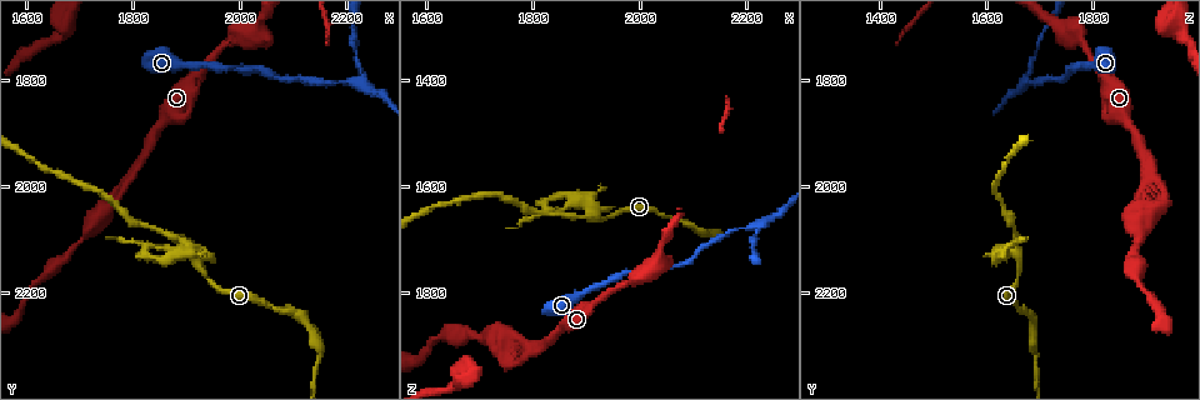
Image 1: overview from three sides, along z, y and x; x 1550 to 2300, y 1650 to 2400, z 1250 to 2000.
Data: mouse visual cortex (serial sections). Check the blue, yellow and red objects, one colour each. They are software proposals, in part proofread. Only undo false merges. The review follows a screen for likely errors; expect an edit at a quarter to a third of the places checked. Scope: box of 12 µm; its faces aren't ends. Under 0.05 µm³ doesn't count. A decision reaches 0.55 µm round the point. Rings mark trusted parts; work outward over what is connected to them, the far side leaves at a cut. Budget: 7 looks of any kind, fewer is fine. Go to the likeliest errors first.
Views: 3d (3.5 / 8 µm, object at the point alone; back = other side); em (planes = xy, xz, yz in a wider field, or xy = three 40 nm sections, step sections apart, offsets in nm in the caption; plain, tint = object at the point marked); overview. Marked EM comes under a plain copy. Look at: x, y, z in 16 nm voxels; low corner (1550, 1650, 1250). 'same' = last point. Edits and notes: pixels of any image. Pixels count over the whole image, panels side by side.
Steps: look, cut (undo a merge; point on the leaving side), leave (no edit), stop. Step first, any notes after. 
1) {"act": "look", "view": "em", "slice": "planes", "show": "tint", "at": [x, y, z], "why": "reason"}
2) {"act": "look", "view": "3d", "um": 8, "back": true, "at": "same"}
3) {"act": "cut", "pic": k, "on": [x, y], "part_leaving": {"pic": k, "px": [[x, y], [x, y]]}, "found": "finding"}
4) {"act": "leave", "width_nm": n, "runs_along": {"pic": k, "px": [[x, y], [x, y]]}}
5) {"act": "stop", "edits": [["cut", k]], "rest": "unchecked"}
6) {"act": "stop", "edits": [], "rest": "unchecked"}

{"act": "look", "view": "3d", "um": 8, "at": [1910, 2120, 1660], "why": "three arms meet"}

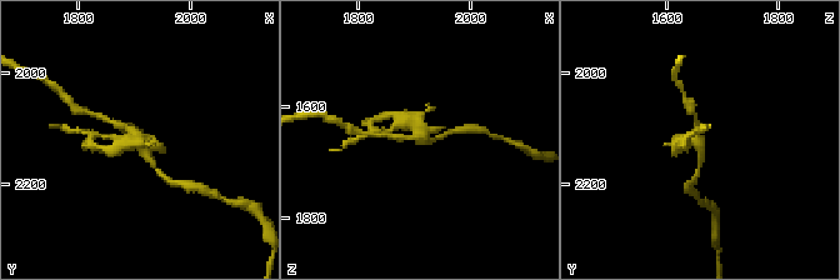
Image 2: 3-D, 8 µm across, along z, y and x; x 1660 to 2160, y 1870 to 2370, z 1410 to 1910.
{"act": "look", "view": "3d", "um": 3.5, "at": [1905, 2120, 1655]}

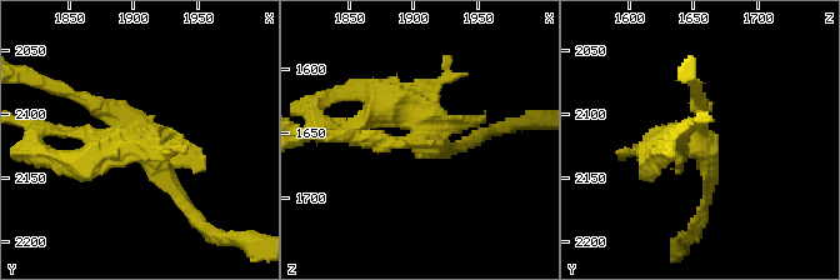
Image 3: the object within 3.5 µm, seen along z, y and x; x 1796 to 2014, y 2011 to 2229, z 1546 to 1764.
{"act": "look", "view": "em", "slice": "xy", "step": 2, "show": "tint", "at": [1910, 2120, 1656]}

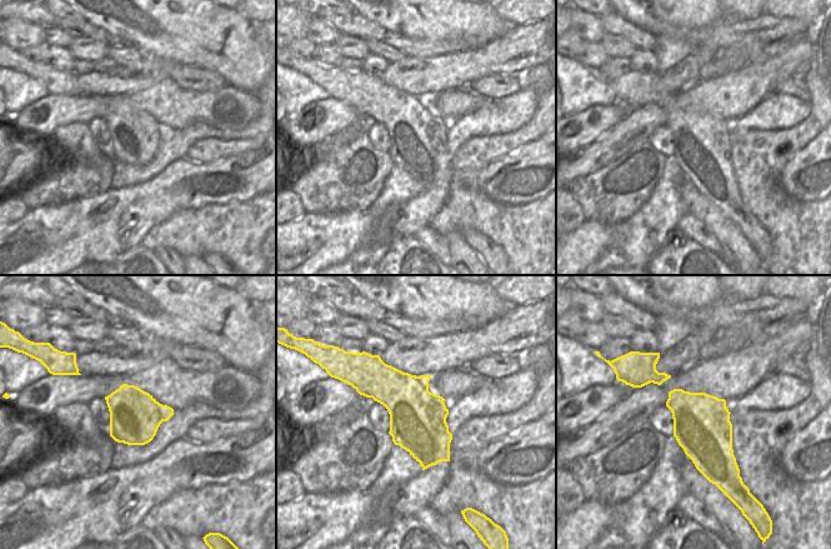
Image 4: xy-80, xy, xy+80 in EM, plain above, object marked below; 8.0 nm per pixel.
{"act": "cut", "pic": 3, "on": [409, 88], "width_nm": 460, "part_leaving": {"pic": 3, "px": [[424, 129], [374, 90], [320, 103]]}, "found": "a second cell is stuck on"}

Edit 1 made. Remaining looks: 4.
{"act": "look", "view": "overview"}

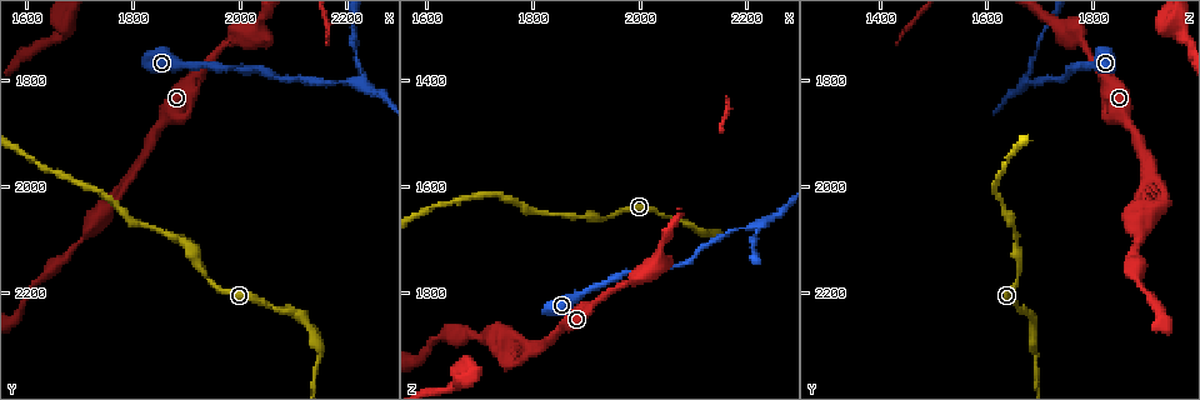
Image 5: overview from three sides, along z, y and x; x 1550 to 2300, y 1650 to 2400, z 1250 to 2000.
{"act": "look", "view": "3d", "um": 3.5, "at": [1815, 1945, 1895], "why": "side arm on a straight run"}

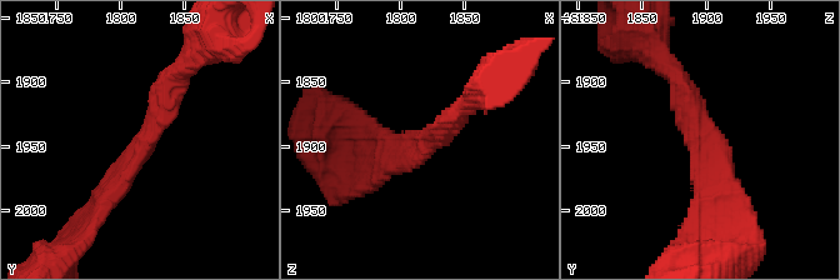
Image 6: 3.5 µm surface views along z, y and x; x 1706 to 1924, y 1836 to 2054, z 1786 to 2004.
{"act": "look", "view": "em", "slice": "xy", "step": 2, "show": "tint", "at": [1820, 1946, 1894], "arms": 3, "arm_widths_nm": [200, 200, 300], "why": "now the EM"}

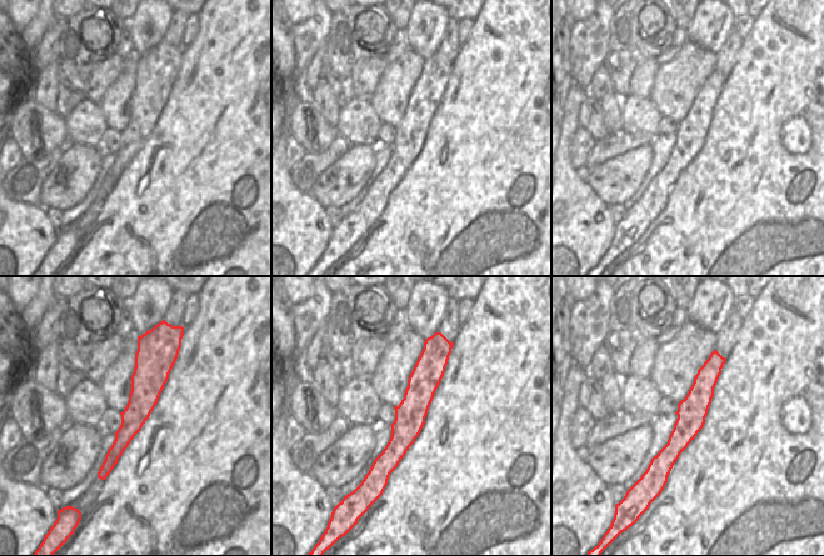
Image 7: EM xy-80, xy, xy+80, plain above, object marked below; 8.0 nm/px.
{"act": "leave", "width_nm": 240, "runs_along": {"pic": 7, "px": [[427, 352], [427, 375], [384, 475]]}, "found": "continuous, no second cell"}

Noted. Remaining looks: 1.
{"act": "stop", "edits": [["cut", 3]], "rest": "unchecked"}

